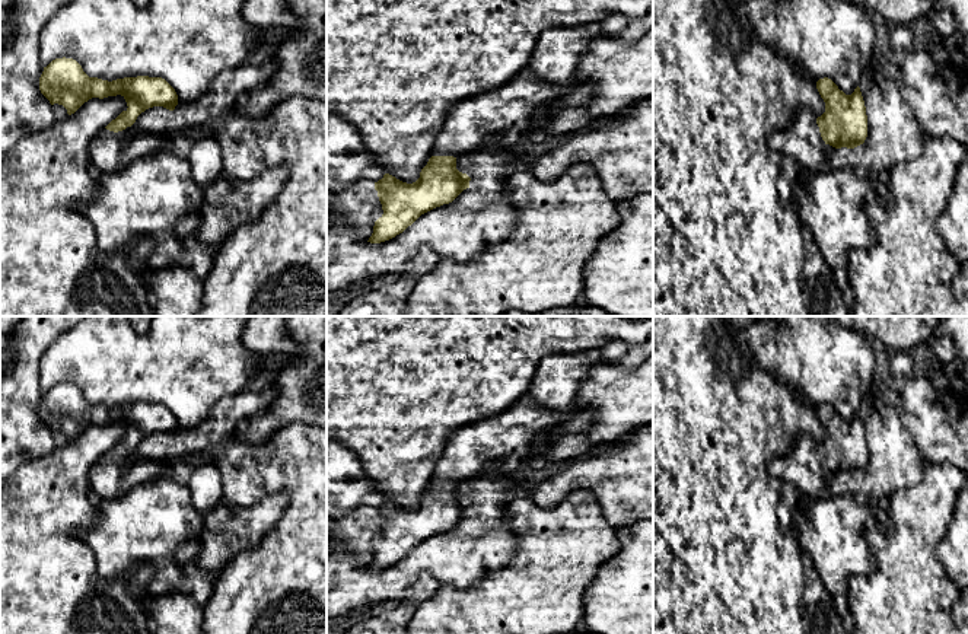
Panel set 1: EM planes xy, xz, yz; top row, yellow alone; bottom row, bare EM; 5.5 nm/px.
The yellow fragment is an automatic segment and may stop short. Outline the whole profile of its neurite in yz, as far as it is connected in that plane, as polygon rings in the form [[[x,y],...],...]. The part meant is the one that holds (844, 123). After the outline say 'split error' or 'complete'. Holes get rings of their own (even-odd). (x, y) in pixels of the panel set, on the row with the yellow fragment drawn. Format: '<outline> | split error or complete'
[[[824,77],[816,82],[816,89],[825,102],[825,112],[816,117],[813,112],[800,108],[787,128],[773,133],[768,138],[770,147],[793,159],[802,172],[831,169],[825,152],[828,144],[835,149],[854,149],[863,144],[867,137],[866,106],[859,86],[851,95],[846,95],[831,79]]] | split error

